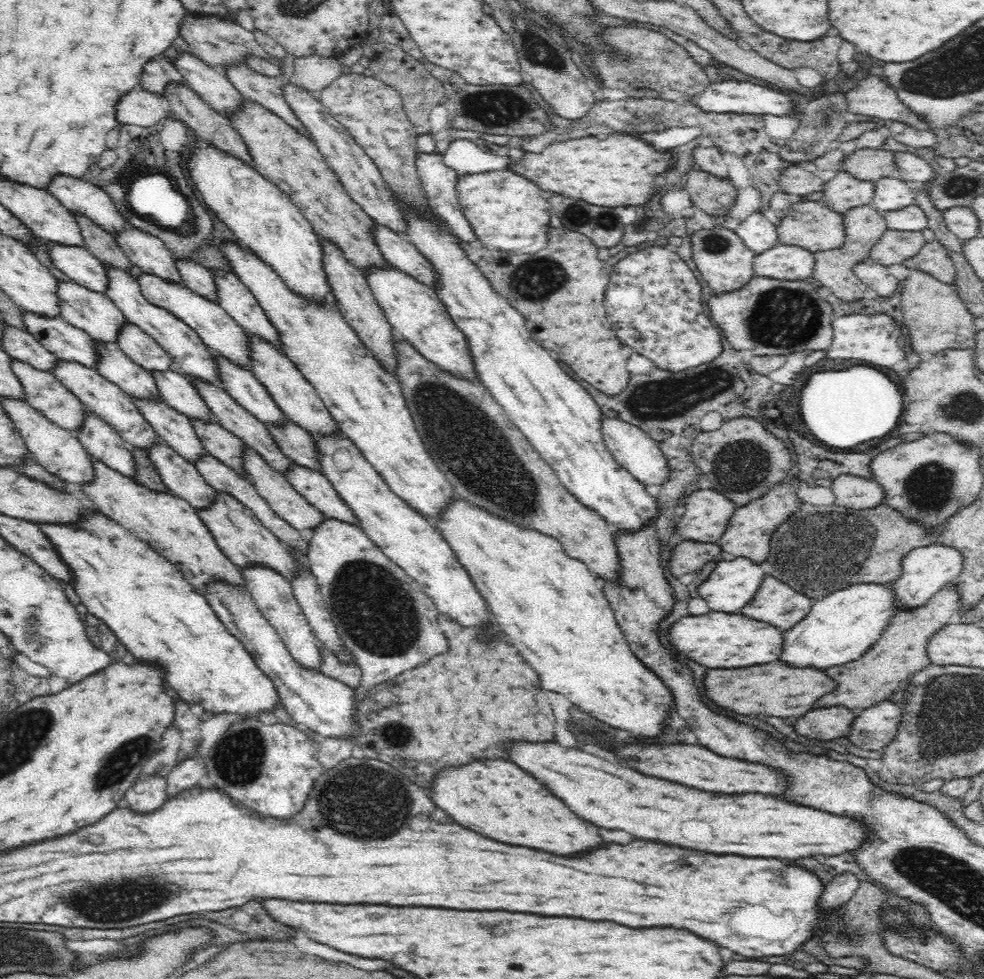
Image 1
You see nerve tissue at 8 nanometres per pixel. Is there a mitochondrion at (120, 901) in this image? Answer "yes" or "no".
yes

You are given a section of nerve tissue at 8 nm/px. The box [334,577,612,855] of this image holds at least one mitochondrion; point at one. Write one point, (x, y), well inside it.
(394, 733)

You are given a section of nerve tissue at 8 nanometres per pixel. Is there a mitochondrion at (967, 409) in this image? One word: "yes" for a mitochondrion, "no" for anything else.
yes

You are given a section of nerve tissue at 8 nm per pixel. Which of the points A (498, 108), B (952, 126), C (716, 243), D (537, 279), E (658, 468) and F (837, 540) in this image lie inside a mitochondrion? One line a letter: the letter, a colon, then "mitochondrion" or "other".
A: mitochondrion
B: other
C: mitochondrion
D: mitochondrion
E: other
F: mitochondrion

